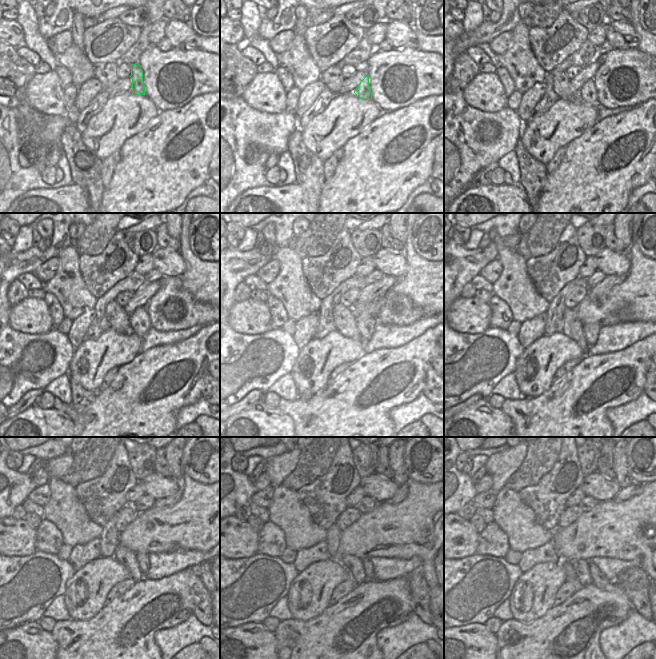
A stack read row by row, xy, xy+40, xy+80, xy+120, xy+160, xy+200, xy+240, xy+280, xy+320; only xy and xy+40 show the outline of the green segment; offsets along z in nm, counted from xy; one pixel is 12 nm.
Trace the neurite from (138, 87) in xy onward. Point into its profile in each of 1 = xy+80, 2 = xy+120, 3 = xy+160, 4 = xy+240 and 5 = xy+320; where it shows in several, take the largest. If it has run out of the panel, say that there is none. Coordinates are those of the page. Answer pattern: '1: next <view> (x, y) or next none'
1: next xy+80 (587, 94)
2: next xy+120 (139, 319)
3: next xy+160 (365, 323)
4: next xy+240 (143, 560)
5: next xy+320 (599, 580)

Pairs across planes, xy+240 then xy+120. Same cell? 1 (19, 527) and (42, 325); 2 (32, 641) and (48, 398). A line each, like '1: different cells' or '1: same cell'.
1: same cell
2: different cells

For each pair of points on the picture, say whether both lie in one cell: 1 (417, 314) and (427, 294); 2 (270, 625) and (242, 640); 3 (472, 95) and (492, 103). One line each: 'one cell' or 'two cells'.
1: two cells
2: two cells
3: one cell

